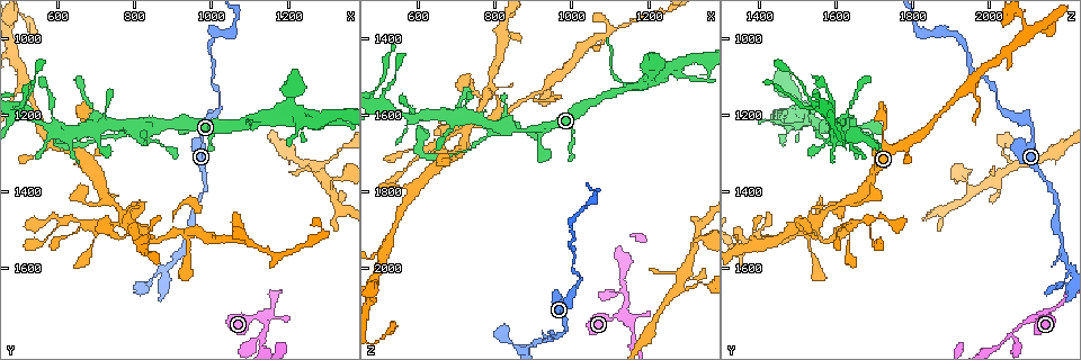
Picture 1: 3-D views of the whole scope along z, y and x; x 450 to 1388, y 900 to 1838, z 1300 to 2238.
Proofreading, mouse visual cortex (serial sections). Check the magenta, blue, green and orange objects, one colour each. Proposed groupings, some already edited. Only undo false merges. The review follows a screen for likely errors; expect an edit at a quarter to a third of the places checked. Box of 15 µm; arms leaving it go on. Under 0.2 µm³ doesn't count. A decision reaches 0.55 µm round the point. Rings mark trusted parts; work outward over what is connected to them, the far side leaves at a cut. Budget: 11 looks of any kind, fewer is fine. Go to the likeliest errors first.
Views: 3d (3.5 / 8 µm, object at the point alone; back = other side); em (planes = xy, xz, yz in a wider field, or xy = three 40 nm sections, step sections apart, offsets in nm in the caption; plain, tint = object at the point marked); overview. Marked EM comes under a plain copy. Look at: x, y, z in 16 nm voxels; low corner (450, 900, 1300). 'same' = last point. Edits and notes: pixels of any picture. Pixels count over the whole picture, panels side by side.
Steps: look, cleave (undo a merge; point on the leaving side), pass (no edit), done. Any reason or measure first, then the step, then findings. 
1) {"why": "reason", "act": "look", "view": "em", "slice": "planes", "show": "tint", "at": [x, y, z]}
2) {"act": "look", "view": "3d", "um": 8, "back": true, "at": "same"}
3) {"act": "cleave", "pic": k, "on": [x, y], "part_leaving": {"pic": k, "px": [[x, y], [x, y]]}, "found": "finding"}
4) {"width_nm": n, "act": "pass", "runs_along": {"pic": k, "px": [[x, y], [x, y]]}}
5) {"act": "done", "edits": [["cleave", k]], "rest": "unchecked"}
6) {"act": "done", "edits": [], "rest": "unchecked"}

{"act": "look", "view": "3d", "um": 3.5, "at": [925, 1550, 2190]}

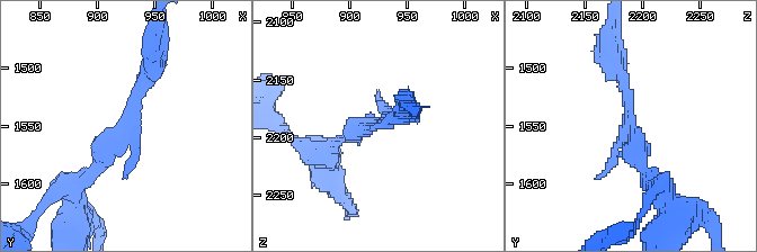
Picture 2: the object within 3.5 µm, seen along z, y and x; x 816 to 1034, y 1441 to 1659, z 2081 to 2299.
{"why": "shape alone is not enough", "act": "look", "view": "em", "slice": "planes", "show": "tint", "at": [924, 1550, 2190]}

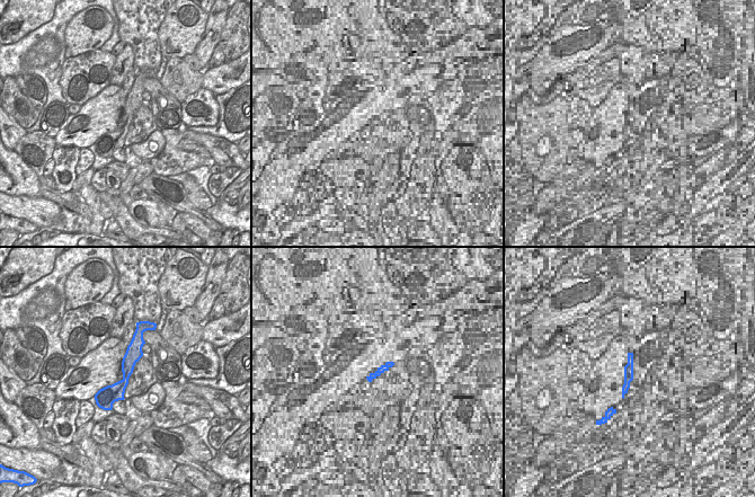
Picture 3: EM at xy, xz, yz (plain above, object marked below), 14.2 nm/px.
{"act": "pass", "found": "continuous, no second cell"}

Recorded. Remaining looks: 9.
{"why": "thick turns thin", "act": "look", "view": "3d", "um": 8, "at": [1140, 1775, 2050]}

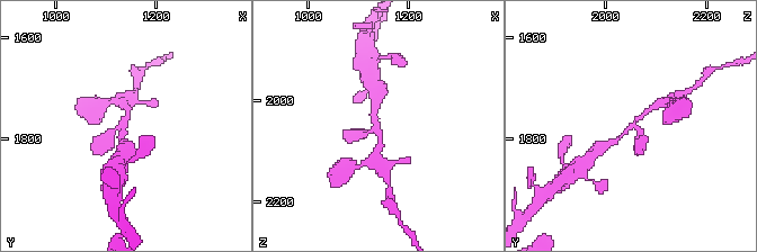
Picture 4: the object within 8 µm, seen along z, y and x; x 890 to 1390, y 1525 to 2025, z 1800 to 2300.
{"why": "zoom in", "act": "look", "view": "3d", "um": 3.5, "at": [1135, 1770, 2055]}

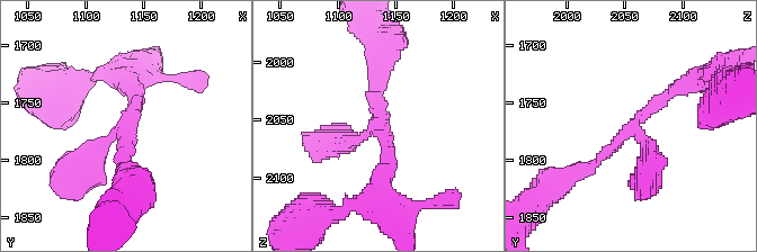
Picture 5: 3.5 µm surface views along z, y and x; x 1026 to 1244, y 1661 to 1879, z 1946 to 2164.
{"arms": 3, "arm_widths_nm": [150, 200, 300], "why": "now the EM", "act": "look", "view": "em", "slice": "xy", "step": 1, "show": "tint", "at": [1136, 1772, 2054]}

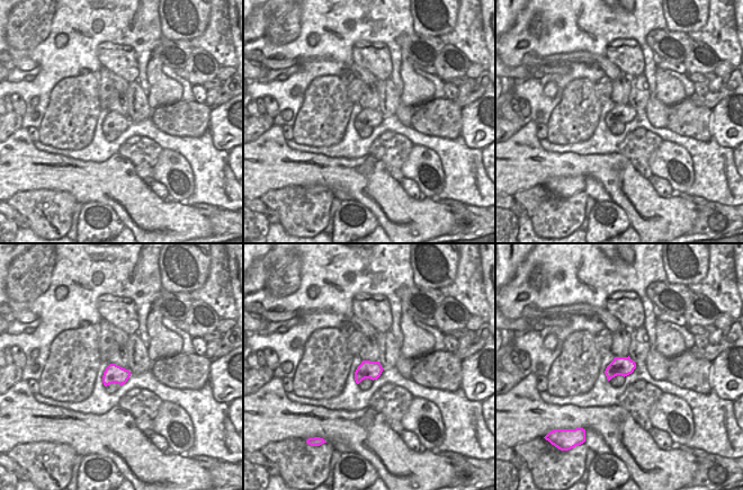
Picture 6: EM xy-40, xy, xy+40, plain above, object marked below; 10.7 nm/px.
{"width_nm": 190, "act": "pass", "runs_along": {"pic": 5, "px": [[684, 86], [571, 176]]}, "found": "continuous, no second cell"}

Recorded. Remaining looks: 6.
{"why": "side arm on a straight run", "act": "look", "view": "3d", "um": 3.5, "at": [825, 1230, 1630]}

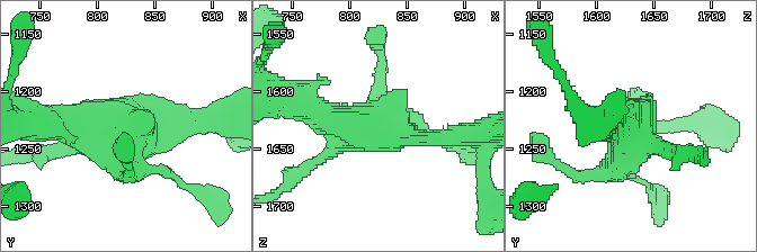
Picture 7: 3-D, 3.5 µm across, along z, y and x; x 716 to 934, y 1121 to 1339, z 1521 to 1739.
{"act": "look", "view": "em", "slice": "xy", "step": 1, "show": "tint", "at": [820, 1232, 1630]}

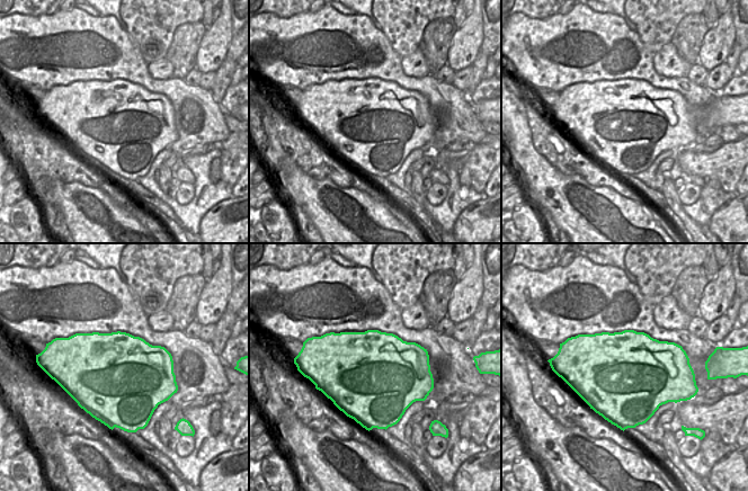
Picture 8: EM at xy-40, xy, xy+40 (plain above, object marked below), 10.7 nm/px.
{"width_nm": 1000, "act": "pass", "runs_along": {"pic": 7, "px": [[425, 138], [352, 127], [283, 96]]}, "found": "one cell here"}

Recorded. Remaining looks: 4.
{"why": "thin neck", "act": "look", "view": "3d", "um": 3.5, "at": [655, 1480, 1660]}

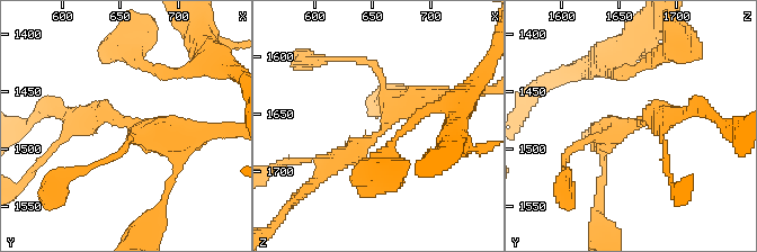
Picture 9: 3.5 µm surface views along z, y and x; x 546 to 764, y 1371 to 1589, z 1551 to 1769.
{"act": "look", "view": "em", "slice": "xy", "step": 3, "show": "tint", "at": [658, 1480, 1664]}

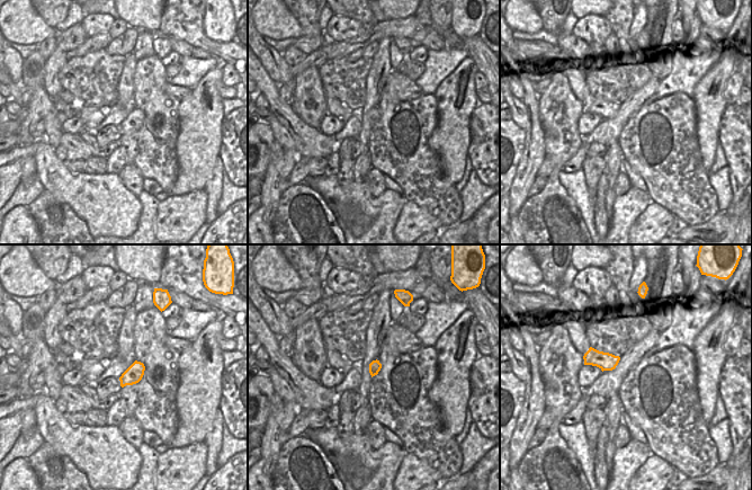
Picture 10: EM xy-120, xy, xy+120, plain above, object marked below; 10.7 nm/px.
{"act": "pass", "runs_along": {"pic": 9, "px": [[444, 96], [413, 98], [323, 170]]}, "found": "all the same cell"}

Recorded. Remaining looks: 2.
{"act": "done", "edits": [], "rest": "unchecked"}

